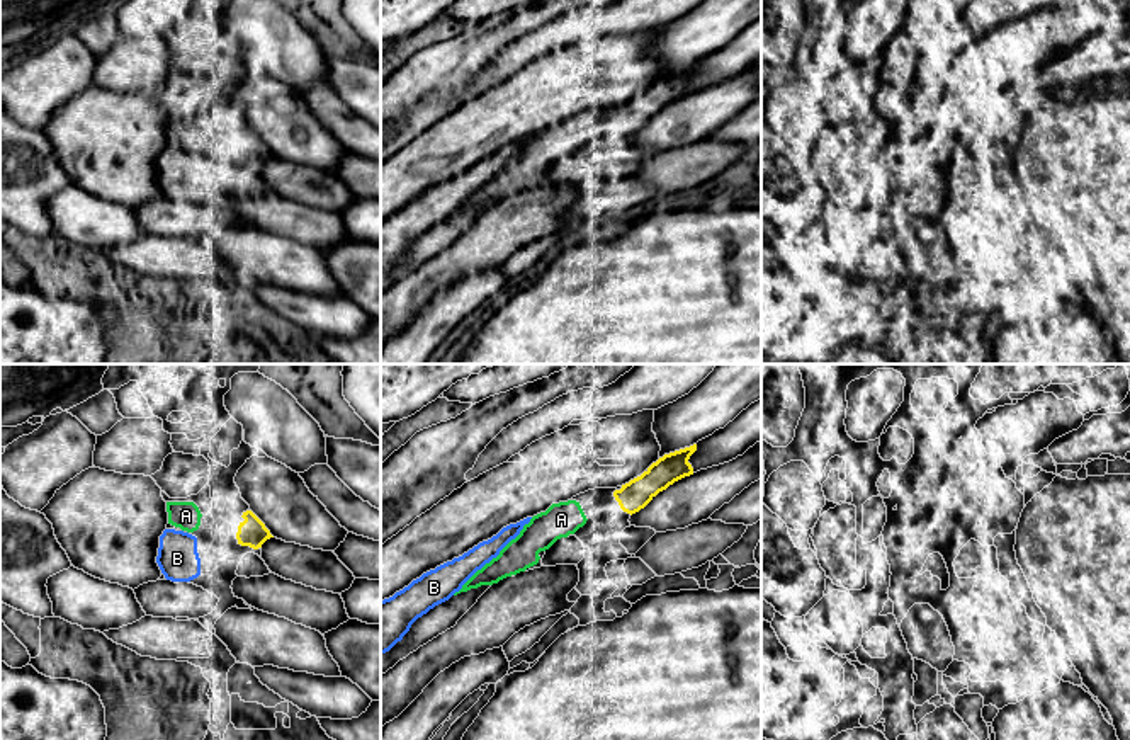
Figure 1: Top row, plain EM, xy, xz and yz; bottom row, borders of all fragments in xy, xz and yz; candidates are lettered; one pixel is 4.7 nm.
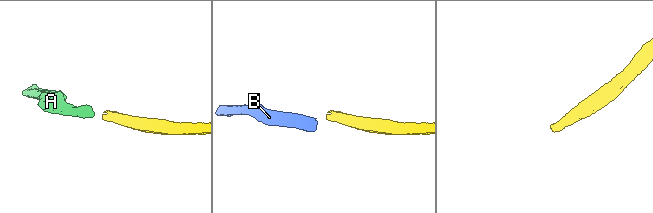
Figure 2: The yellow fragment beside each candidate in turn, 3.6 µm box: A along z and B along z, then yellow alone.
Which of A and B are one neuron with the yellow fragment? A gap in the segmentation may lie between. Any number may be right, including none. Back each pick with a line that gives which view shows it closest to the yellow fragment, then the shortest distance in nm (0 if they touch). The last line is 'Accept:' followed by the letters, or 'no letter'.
A: view xz; gap 160 nm
Accept: A

